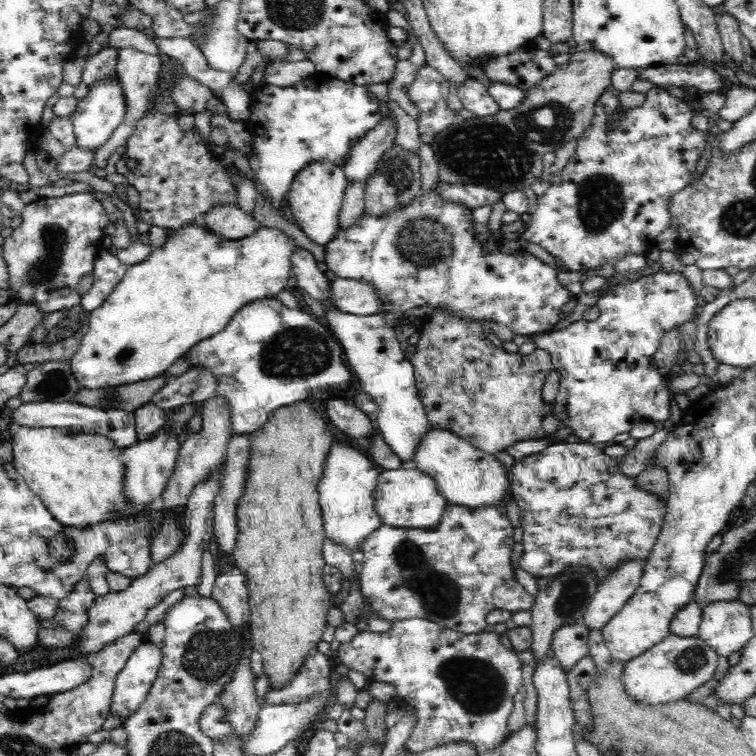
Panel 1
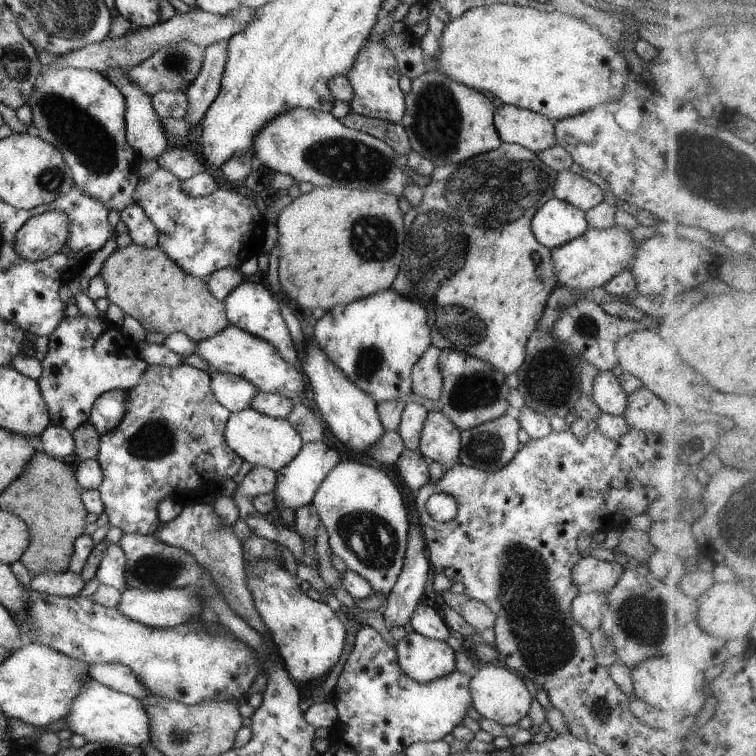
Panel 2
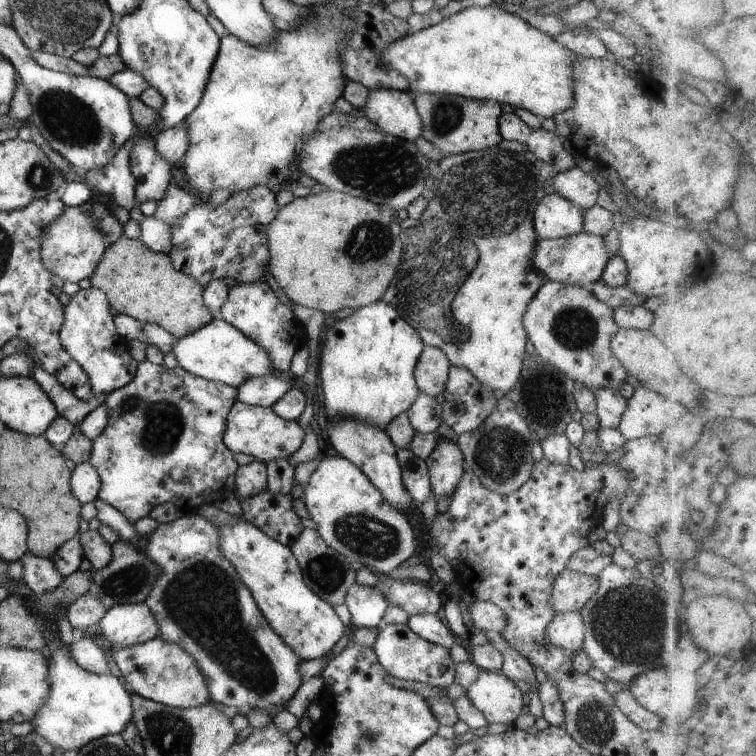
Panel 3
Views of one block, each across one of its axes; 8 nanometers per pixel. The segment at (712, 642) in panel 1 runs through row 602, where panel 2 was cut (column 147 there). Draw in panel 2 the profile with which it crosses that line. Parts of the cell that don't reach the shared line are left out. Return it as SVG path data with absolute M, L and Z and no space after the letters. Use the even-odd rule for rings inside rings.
M90 676L81 693L72 701L65 718L68 729L90 743L113 742L131 747L151 744L151 722L144 705L137 698L108 688Z

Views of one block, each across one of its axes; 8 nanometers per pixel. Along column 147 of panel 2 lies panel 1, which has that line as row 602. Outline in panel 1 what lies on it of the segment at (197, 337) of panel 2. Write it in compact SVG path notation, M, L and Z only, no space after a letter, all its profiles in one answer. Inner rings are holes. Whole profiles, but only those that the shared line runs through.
M308 398L274 410L262 429L249 435L250 462L245 491L236 511L238 536L232 555L235 566L245 576L253 650L262 655L263 673L270 678L270 687L284 686L298 674L309 650L321 640L328 625L326 615L334 606L323 581L327 562L321 550L326 537L317 489L332 446L332 432L326 420L322 420L324 417L314 406L313 398Z

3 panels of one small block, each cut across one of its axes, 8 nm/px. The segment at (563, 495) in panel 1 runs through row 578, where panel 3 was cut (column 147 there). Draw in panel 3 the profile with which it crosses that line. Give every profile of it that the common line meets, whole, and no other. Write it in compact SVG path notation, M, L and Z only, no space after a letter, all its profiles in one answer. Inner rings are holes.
M96 498L94 500L97 507L98 514L96 518L100 520L101 524L106 524L118 532L119 539L130 541L134 543L138 548L146 551L146 554L159 566L160 574L154 583L151 593L147 596L145 603L150 607L150 610L155 614L156 620L159 622L160 636L167 641L179 644L187 650L198 663L203 675L207 678L207 685L209 688L209 694L211 696L211 702L214 702L220 706L236 706L239 710L238 714L246 716L249 710L252 708L263 708L268 712L269 716L275 715L280 710L284 710L287 707L288 701L296 694L298 688L303 684L302 676L298 672L298 664L304 661L297 654L294 654L292 650L288 648L288 645L272 630L272 627L265 621L264 615L260 612L260 609L256 606L255 600L252 598L251 592L247 586L244 586L240 575L236 572L234 566L228 559L221 553L220 550L220 531L221 528L216 526L207 520L202 515L197 513L182 514L174 522L164 523L159 526L159 529L151 537L142 537L137 534L135 525L133 525L117 508L109 505L106 501L101 501Z

